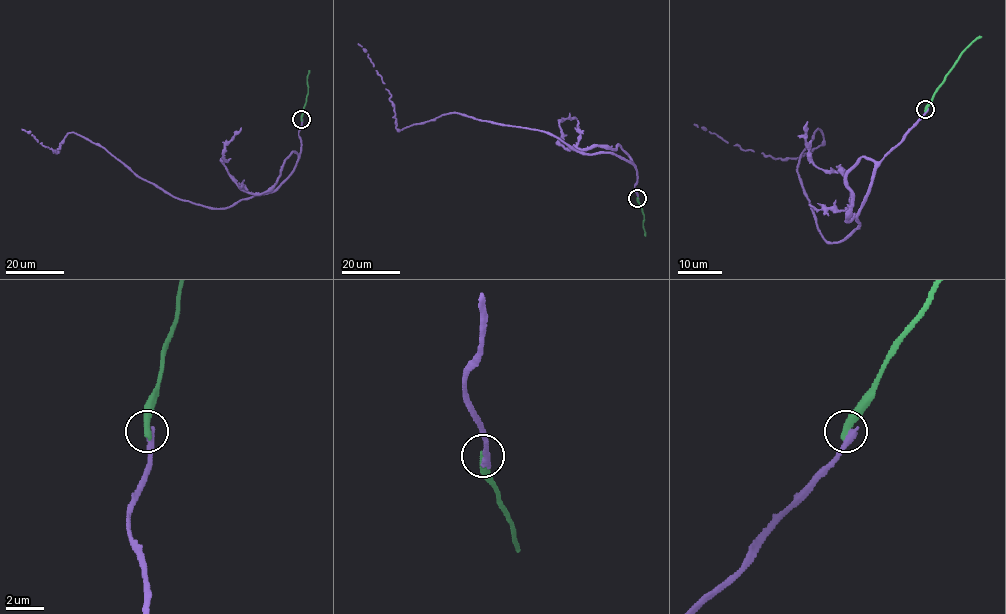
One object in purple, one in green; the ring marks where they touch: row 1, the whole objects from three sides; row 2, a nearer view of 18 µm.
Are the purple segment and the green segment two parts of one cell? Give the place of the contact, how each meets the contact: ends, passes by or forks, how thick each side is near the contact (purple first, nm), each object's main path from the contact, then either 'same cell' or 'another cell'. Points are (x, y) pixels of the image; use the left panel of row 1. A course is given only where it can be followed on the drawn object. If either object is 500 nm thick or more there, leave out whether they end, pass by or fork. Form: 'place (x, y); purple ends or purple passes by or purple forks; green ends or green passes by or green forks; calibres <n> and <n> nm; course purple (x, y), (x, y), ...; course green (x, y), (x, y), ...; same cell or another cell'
place (301, 119); purple ends; green ends; calibres 400 and 400 nm; course purple (301, 119), (301, 152), (294, 170), (275, 189), (219, 208), (164, 192), (73, 132), (54, 152), (21, 129); course green (301, 119), (309, 71); another cell

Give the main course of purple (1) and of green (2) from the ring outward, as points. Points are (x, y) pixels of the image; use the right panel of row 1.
1: (926, 109), (876, 169), (859, 225), (833, 243), (798, 174), (819, 129), (820, 145), (778, 158), (694, 123)
2: (925, 109), (959, 55), (982, 37)

